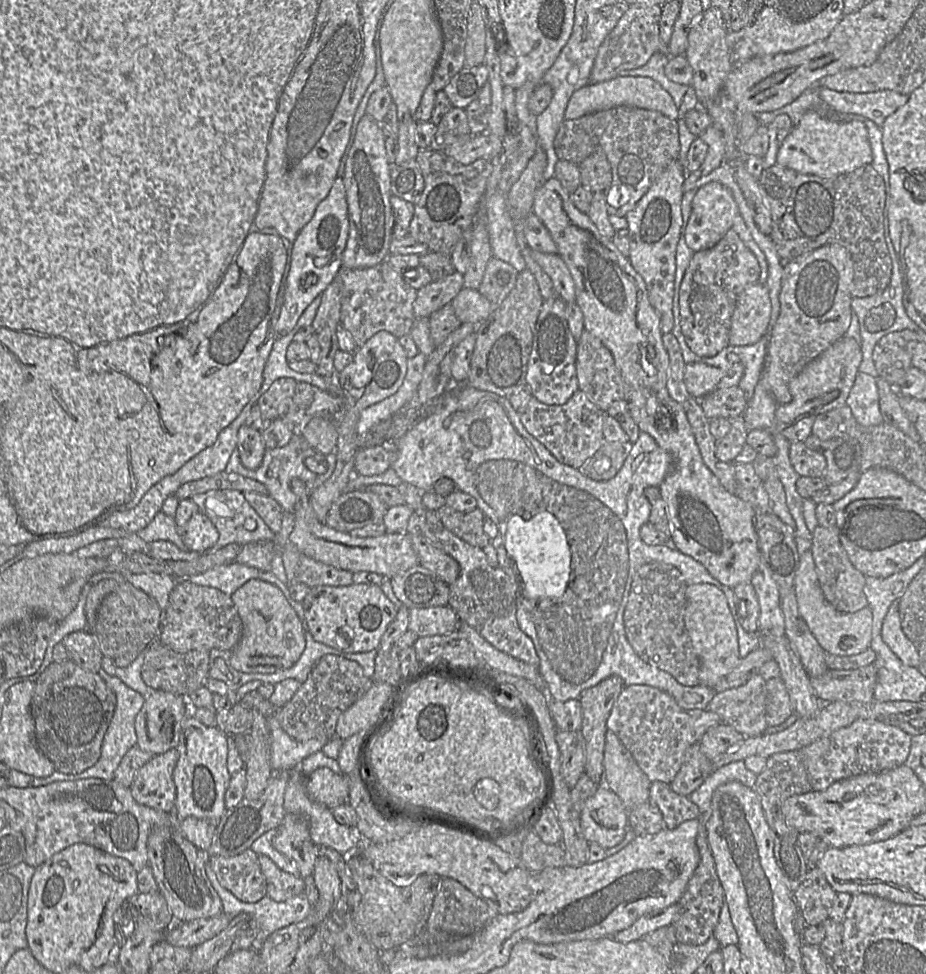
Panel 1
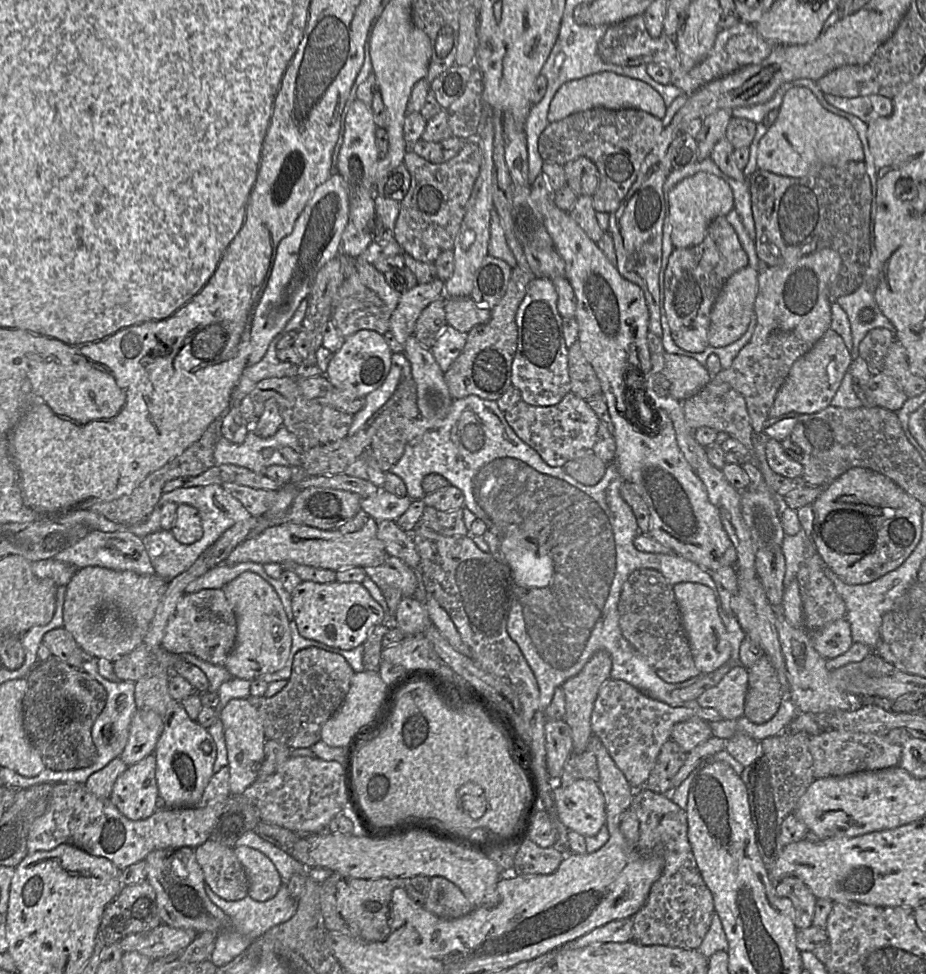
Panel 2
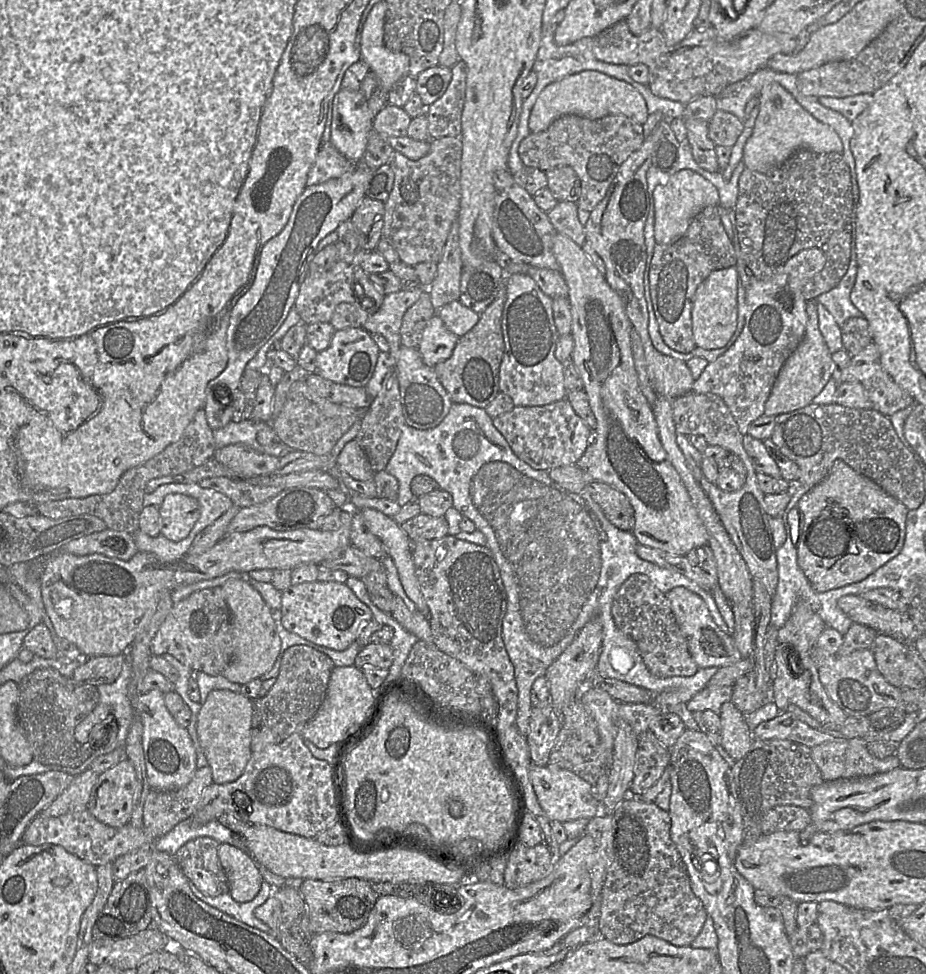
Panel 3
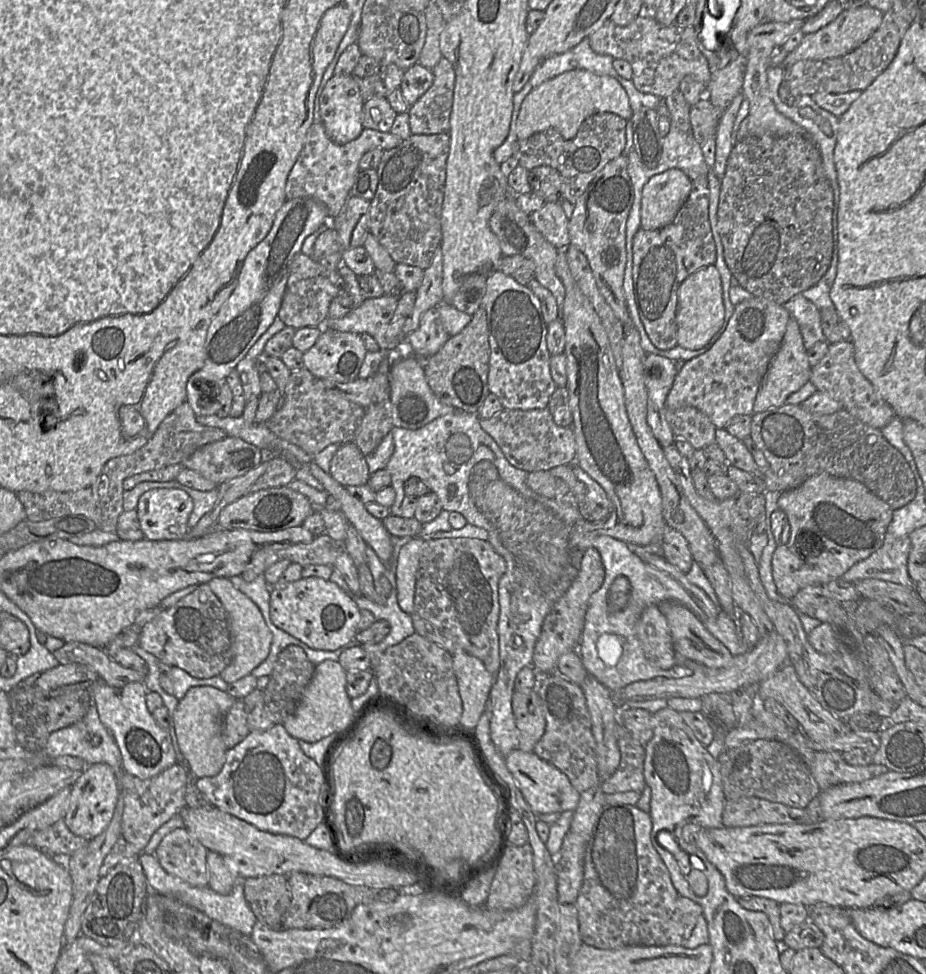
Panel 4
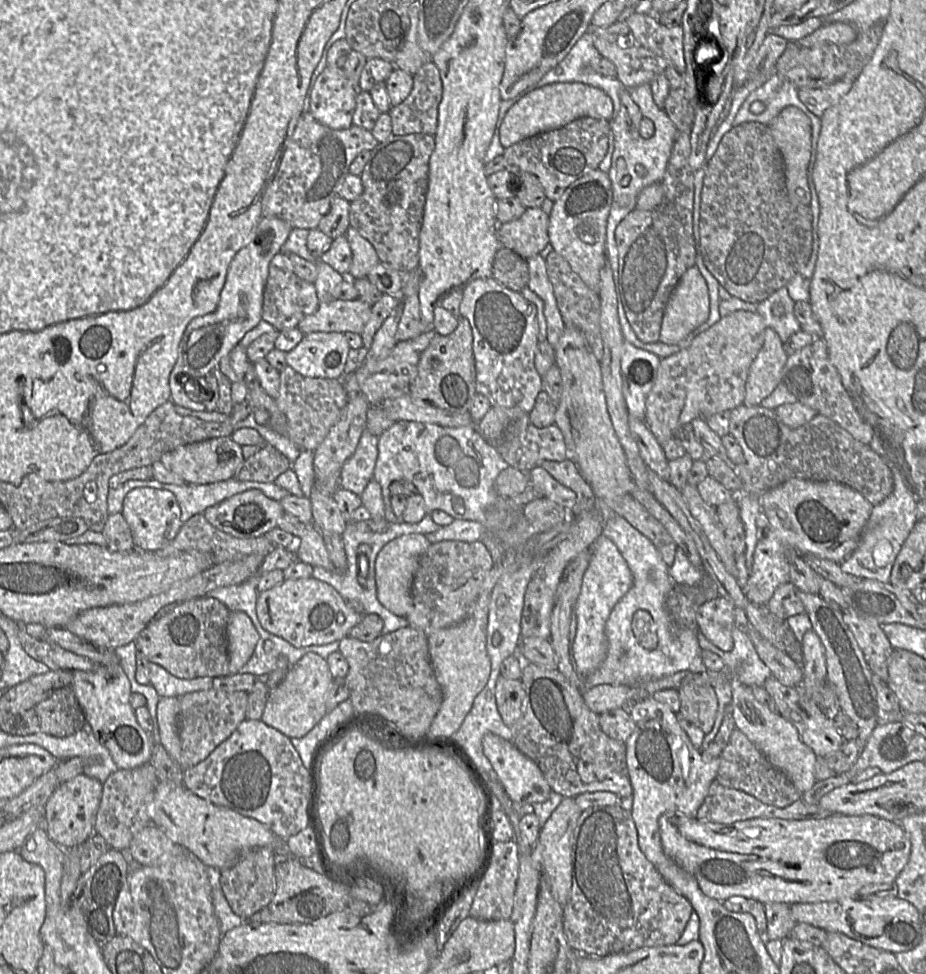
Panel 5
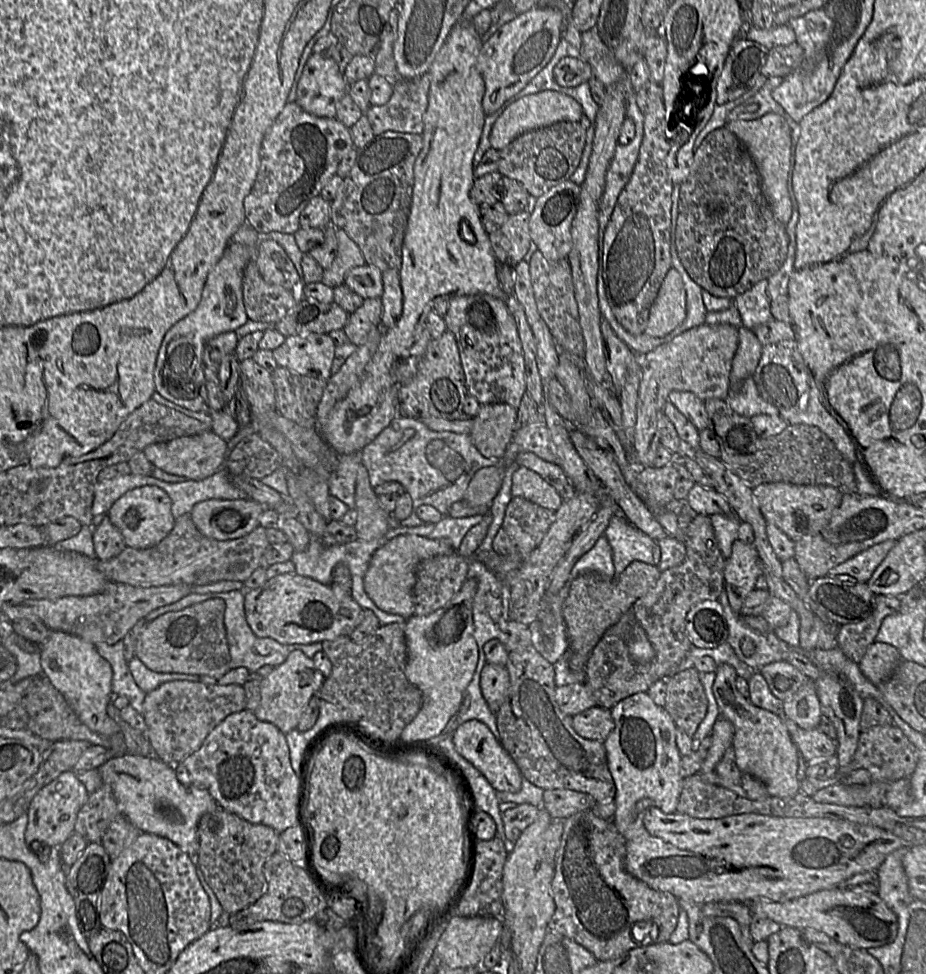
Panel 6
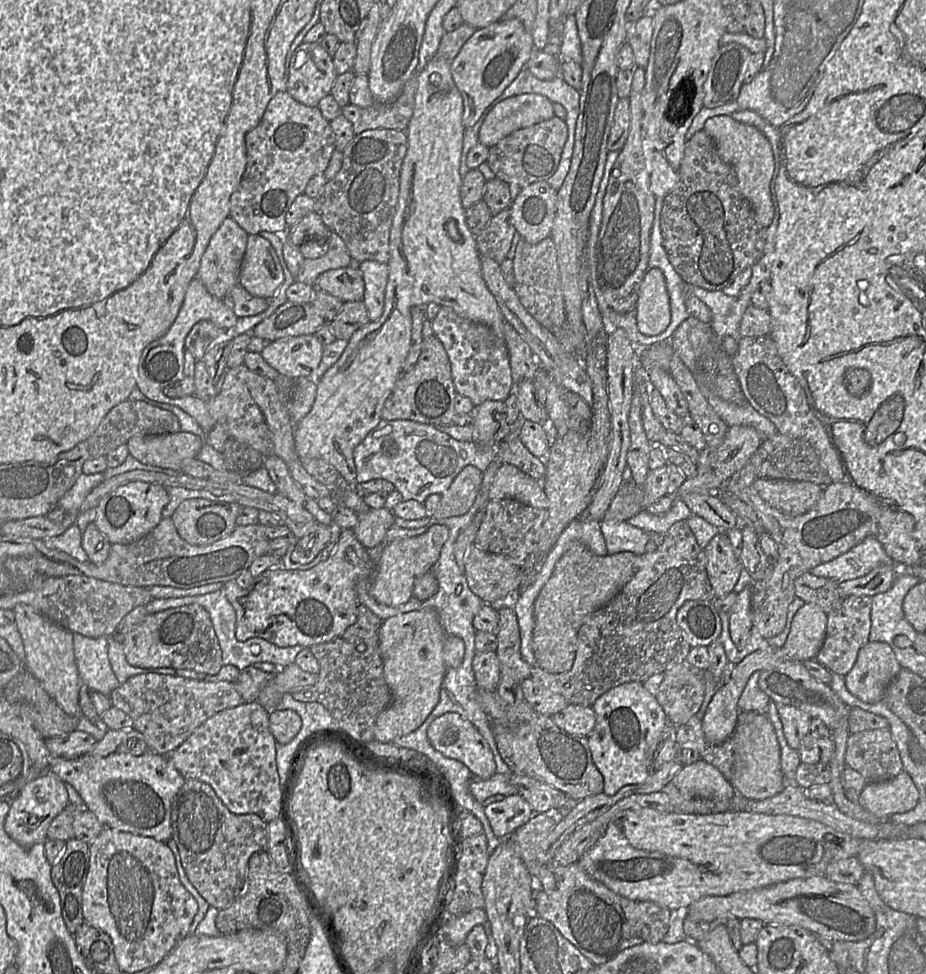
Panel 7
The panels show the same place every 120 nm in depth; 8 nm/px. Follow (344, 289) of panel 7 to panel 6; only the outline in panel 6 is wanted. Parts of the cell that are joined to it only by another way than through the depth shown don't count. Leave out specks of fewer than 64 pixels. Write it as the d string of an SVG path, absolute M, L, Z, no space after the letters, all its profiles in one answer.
M375 266L355 267L346 273L344 285L363 299L380 298L383 293L382 271Z

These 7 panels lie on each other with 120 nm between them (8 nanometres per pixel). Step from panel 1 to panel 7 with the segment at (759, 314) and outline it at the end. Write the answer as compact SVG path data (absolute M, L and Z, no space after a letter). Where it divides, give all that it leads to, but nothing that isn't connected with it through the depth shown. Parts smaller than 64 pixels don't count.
M658 268L647 271L639 288L636 324L645 336L661 334L671 322L670 297L664 274Z

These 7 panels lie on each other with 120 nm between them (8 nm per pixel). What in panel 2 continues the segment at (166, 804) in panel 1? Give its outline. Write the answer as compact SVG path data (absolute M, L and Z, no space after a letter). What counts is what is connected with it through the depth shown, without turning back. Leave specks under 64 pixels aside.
M153 754L128 766L115 781L109 800L130 820L142 820L161 808Z

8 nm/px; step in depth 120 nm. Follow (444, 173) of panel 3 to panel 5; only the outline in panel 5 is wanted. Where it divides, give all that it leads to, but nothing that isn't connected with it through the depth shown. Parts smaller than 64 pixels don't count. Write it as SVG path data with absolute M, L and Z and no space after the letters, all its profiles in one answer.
M392 134L371 149L371 156L359 175L363 184L363 193L350 202L350 227L373 245L380 263L399 272L409 273L418 268L419 234L428 191L429 160L434 148L434 135Z

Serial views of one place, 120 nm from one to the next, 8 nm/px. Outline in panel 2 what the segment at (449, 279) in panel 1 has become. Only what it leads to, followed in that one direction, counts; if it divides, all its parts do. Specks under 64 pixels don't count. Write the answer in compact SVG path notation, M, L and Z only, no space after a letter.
M435 279L418 284L401 294L389 321L390 332L399 343L404 345L408 336L413 334L415 323L423 309L435 299L444 296L444 282Z

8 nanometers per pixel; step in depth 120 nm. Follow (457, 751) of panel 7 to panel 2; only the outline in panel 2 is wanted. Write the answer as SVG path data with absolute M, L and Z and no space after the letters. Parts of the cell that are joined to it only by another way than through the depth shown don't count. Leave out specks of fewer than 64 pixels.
M592 780L556 784L552 797L559 820L583 836L595 836L606 825L605 798Z

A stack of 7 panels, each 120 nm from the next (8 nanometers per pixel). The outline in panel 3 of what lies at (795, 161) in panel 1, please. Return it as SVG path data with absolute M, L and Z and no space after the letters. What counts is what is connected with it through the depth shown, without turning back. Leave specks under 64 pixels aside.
M772 82L763 86L757 99L759 112L743 151L743 163L746 167L767 172L783 164L800 149L817 153L843 152L844 145L837 132L804 109L780 84Z

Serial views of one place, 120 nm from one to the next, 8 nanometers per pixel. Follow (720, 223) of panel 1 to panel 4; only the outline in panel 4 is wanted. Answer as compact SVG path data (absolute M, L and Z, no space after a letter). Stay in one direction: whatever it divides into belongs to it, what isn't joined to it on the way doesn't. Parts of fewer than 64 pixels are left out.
M673 168L652 177L641 193L641 228L658 230L675 219L692 189L692 180Z

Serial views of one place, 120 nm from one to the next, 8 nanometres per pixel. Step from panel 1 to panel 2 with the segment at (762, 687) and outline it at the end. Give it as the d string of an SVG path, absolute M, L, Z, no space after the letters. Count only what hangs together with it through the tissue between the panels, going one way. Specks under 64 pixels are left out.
M733 666L721 681L703 692L697 703L702 708L716 710L724 720L735 721L744 716L748 690L748 668Z

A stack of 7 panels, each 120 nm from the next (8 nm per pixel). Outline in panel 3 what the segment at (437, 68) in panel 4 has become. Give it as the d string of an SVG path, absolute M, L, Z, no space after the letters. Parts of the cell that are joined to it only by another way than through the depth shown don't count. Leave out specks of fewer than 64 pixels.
M459 59L451 70L452 78L447 90L426 110L431 139L461 135L461 116L466 93L466 63Z

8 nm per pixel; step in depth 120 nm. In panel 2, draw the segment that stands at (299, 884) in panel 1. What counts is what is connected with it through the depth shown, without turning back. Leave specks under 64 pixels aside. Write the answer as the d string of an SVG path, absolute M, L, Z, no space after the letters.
M235 847L234 853L248 877L248 897L259 902L273 898L283 883L272 861L251 847Z

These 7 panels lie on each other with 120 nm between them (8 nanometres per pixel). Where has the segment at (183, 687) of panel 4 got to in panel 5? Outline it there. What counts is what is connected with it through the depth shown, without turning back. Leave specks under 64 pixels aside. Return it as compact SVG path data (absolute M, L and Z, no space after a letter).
M154 663L147 665L147 668L149 684L154 687L160 697L180 697L186 693L208 690L213 687L211 677L182 679Z

